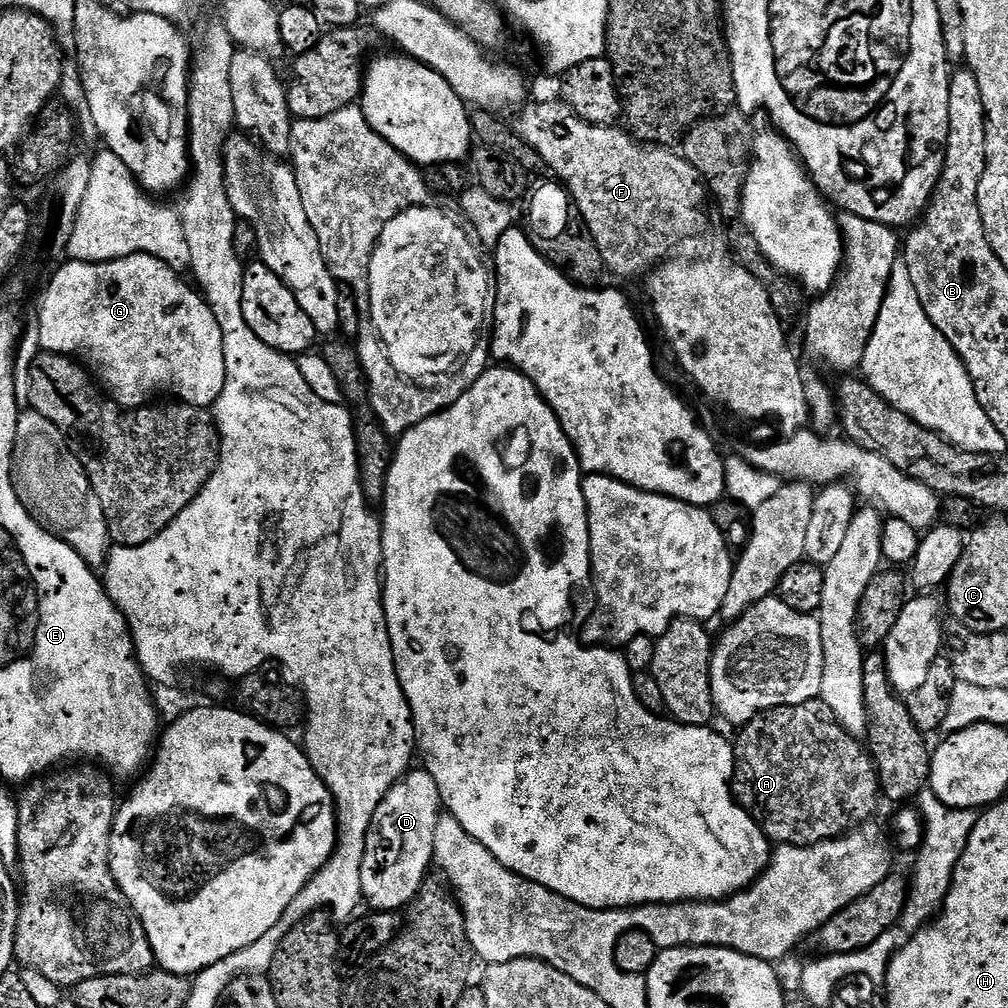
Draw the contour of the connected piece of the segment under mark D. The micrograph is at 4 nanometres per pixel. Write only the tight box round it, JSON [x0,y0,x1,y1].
[362,768,441,914]

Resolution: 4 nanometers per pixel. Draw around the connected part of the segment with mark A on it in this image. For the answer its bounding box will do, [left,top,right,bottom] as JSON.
[732,698,882,848]

